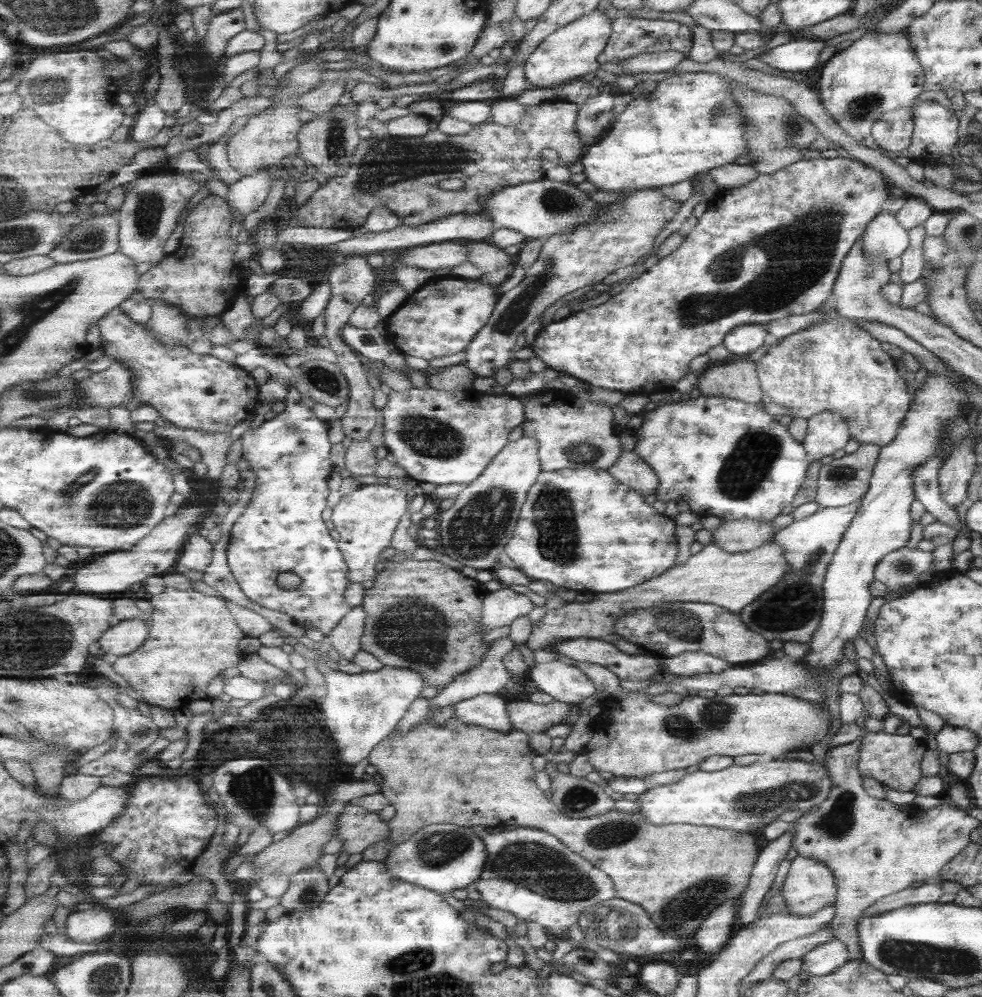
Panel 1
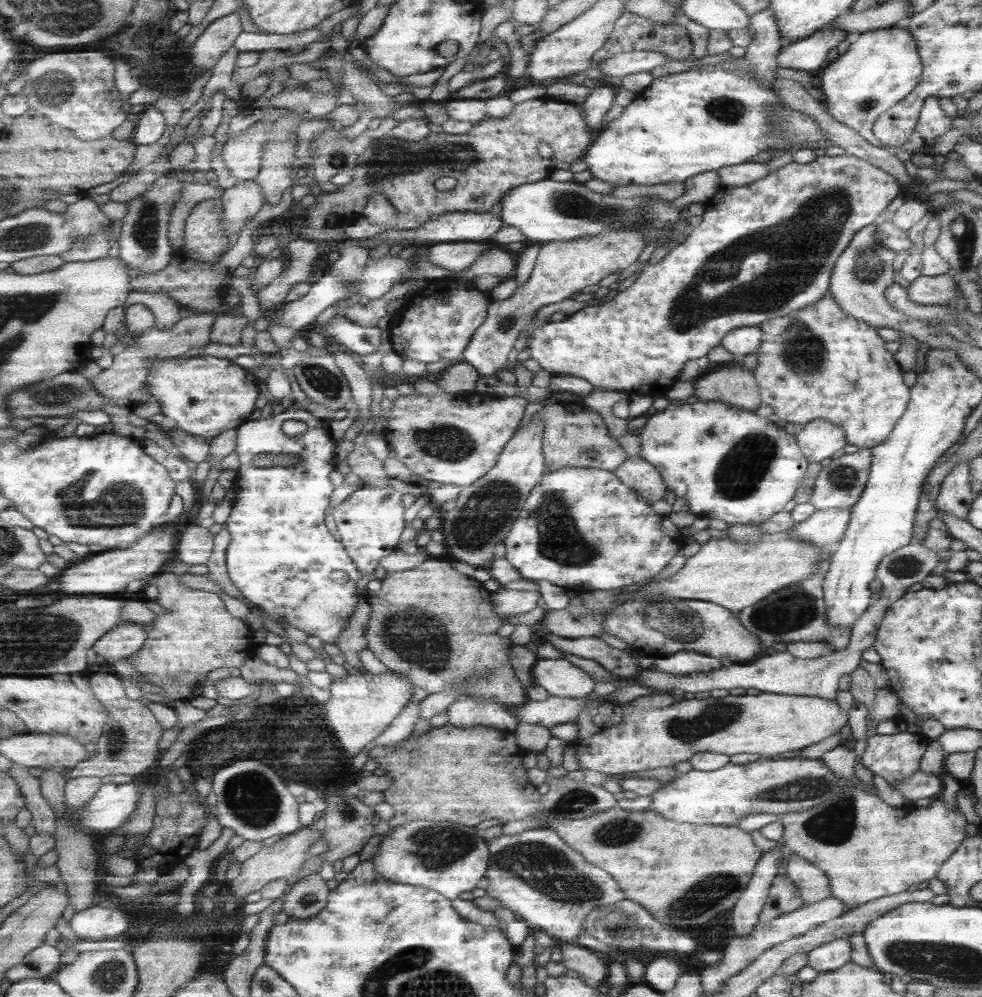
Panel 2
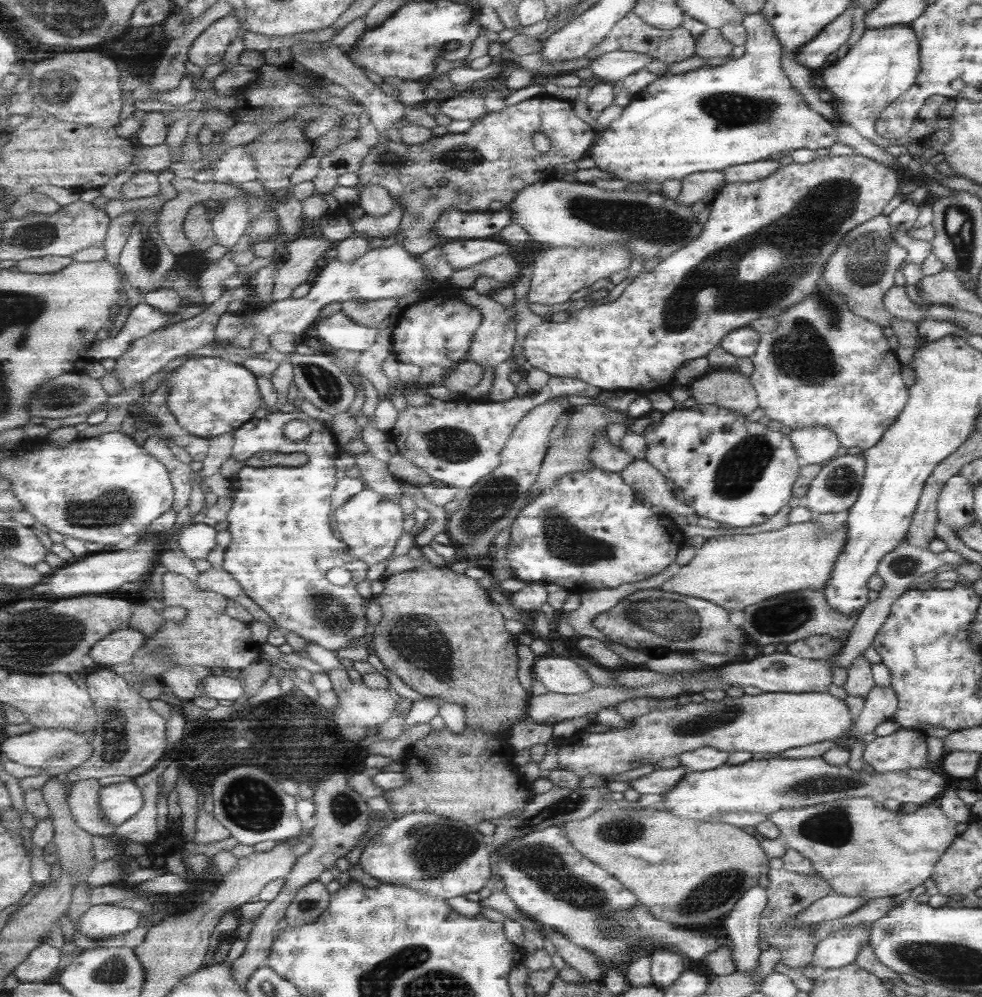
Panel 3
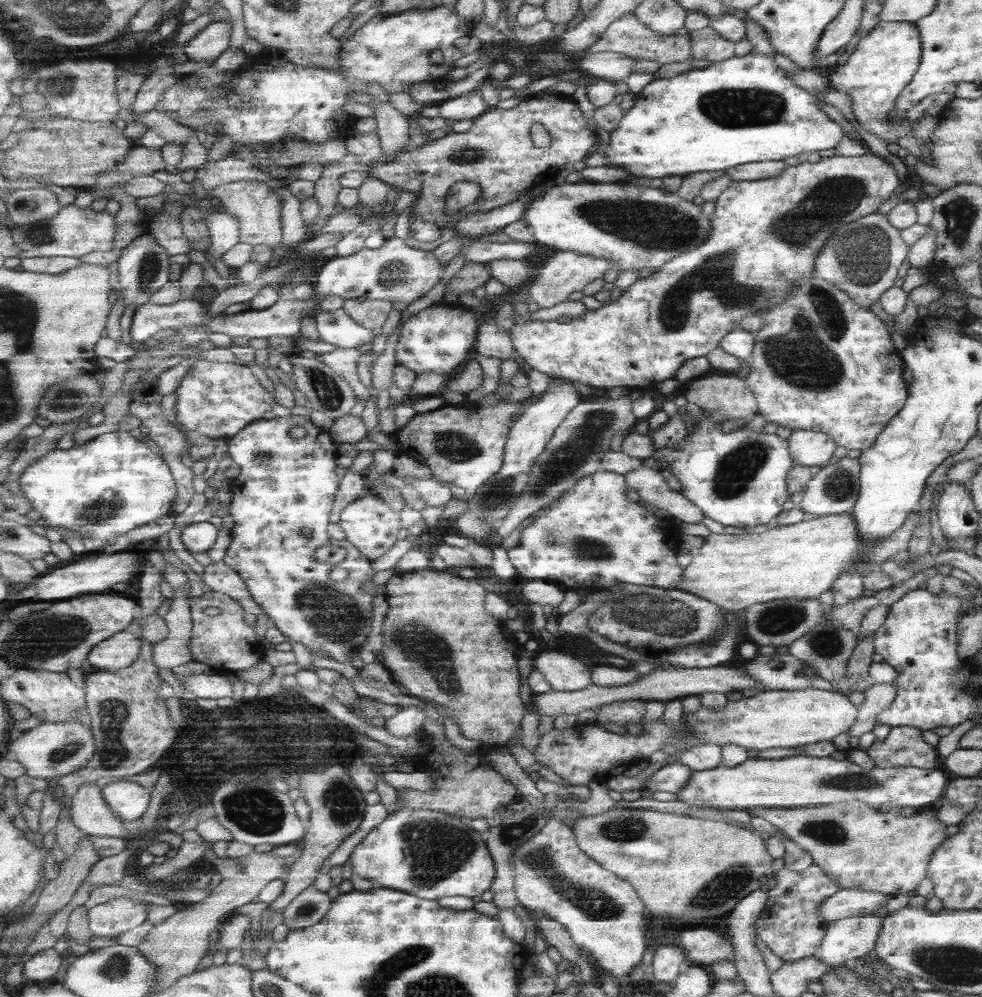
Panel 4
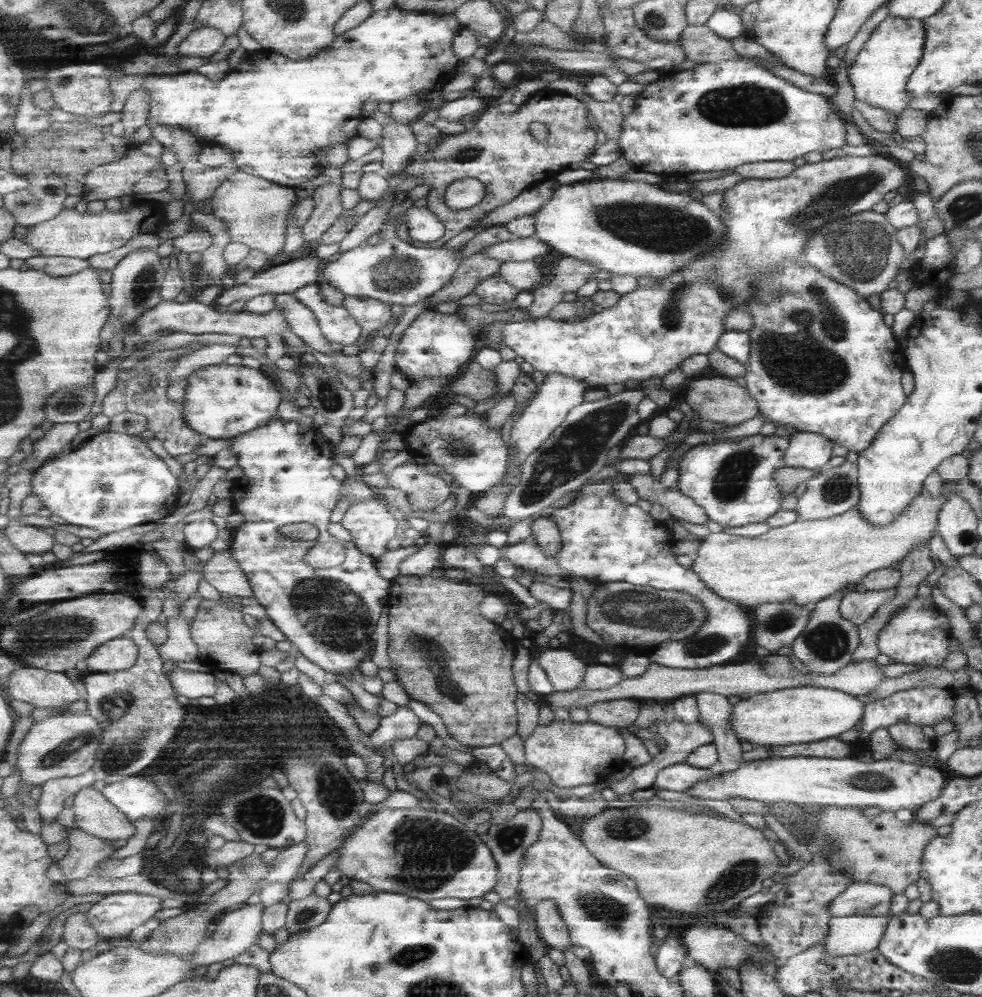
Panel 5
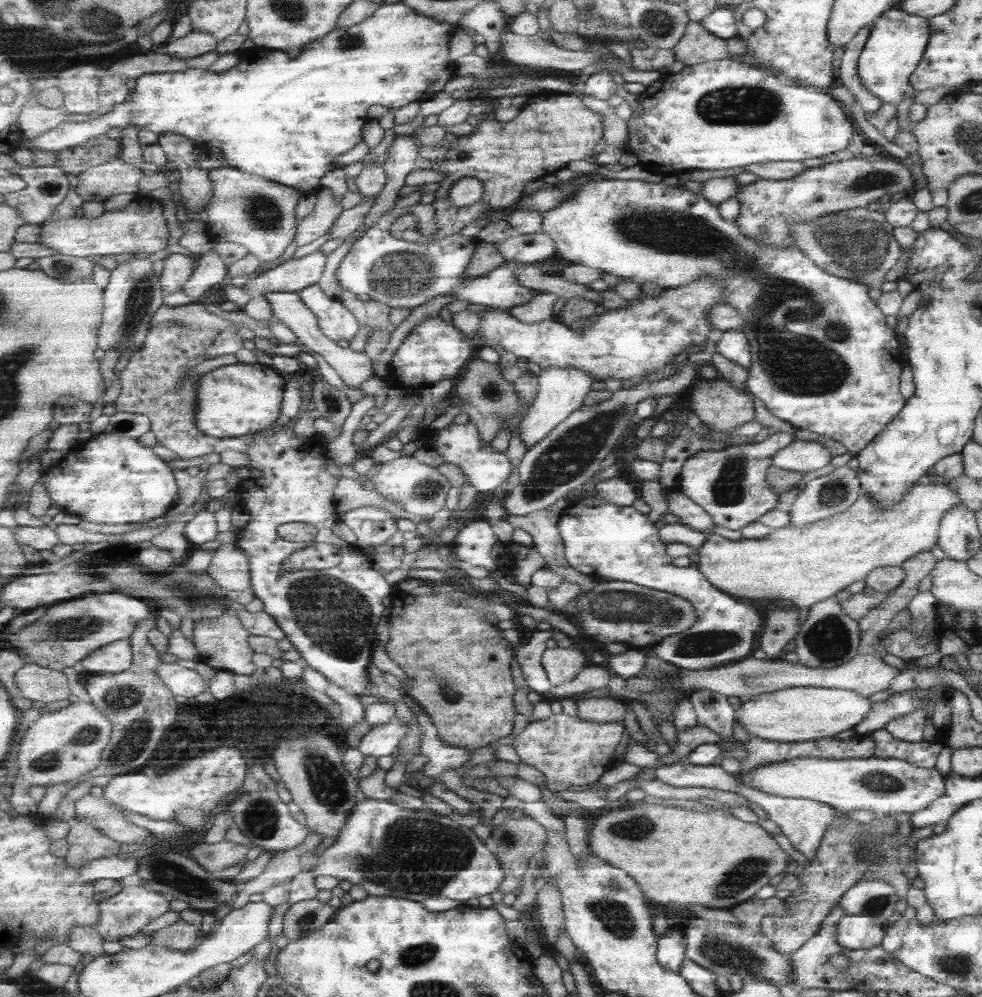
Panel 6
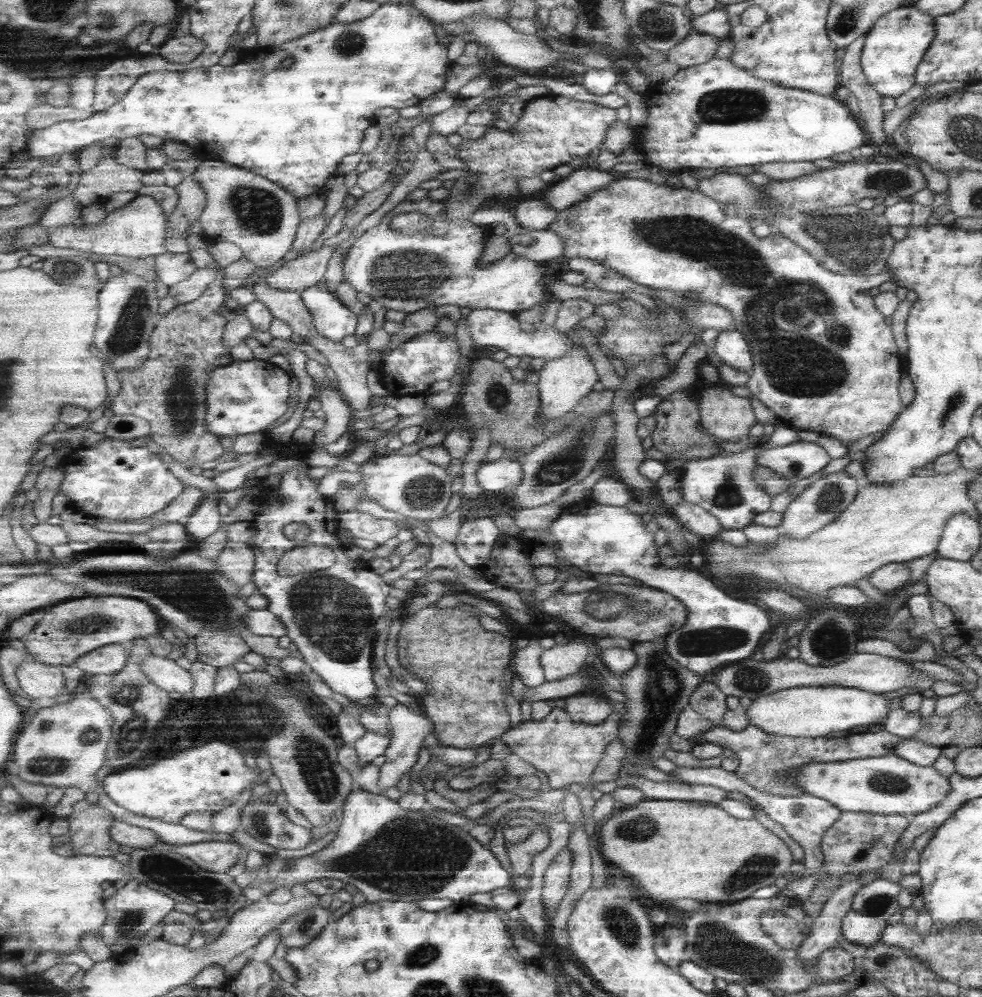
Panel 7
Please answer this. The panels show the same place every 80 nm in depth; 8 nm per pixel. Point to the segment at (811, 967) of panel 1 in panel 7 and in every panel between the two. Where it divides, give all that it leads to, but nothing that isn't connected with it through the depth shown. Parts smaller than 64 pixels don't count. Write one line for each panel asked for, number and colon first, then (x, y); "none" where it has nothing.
2: (827, 956)
3: (837, 949)
4: (848, 938)
5: (845, 935)
6: (853, 932)
7: (860, 930)

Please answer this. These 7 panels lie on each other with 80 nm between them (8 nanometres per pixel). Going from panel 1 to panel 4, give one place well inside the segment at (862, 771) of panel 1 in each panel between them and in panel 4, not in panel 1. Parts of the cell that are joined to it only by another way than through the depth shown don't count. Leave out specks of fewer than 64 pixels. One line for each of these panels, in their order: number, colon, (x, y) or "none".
2: (894, 757)
3: (903, 749)
4: (903, 746)

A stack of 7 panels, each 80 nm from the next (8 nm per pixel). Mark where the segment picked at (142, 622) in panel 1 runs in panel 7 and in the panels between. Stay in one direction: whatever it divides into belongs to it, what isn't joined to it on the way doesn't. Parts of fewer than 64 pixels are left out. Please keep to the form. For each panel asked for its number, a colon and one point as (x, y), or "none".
2: (126, 640)
3: (120, 647)
4: (121, 651)
5: (120, 654)
6: (114, 658)
7: (108, 660)

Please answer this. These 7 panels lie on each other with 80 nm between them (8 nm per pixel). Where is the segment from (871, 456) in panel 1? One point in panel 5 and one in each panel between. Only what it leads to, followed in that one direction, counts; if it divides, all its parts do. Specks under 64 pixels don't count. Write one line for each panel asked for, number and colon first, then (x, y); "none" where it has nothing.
2: (838, 484)
3: (834, 488)
4: (833, 489)
5: (834, 490)

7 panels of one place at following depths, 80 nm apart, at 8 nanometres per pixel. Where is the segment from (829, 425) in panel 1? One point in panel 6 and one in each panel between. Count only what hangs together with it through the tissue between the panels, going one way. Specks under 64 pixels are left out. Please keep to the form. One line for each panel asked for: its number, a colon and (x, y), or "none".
2: (818, 439)
3: (815, 444)
4: (807, 448)
5: (807, 451)
6: (801, 456)

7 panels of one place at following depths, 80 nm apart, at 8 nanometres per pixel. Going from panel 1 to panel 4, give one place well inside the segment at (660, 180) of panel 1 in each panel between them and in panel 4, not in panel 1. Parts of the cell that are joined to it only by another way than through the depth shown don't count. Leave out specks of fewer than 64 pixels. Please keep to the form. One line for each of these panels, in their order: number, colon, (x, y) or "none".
2: (701, 119)
3: (745, 110)
4: (740, 110)

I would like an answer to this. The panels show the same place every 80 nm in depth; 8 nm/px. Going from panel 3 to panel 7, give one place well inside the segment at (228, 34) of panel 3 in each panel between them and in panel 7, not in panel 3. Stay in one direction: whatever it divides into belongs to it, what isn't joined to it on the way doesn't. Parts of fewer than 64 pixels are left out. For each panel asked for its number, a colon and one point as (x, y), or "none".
4: (211, 42)
5: (204, 42)
6: (194, 44)
7: (182, 50)

